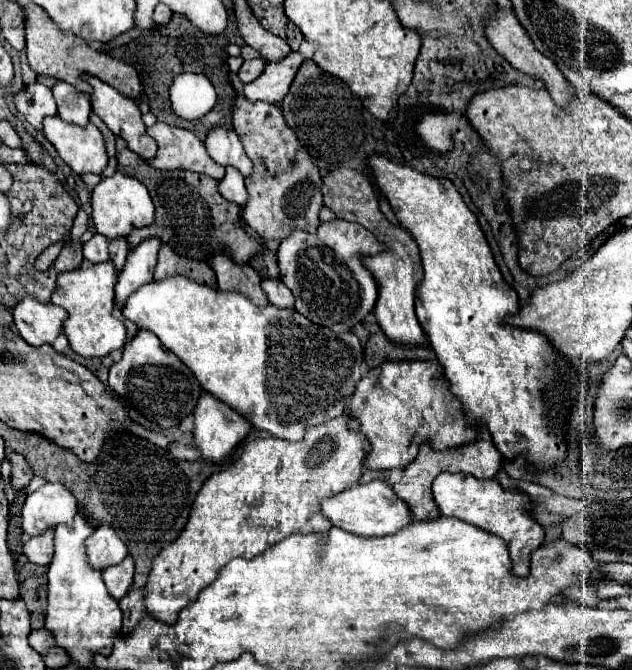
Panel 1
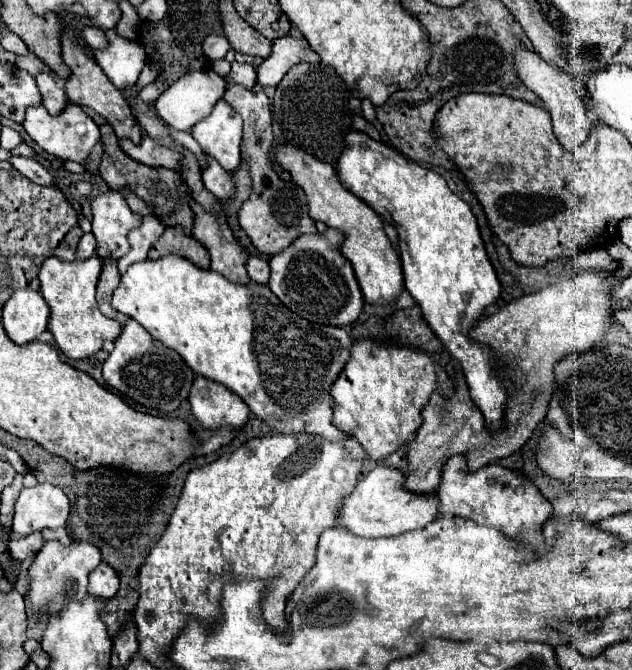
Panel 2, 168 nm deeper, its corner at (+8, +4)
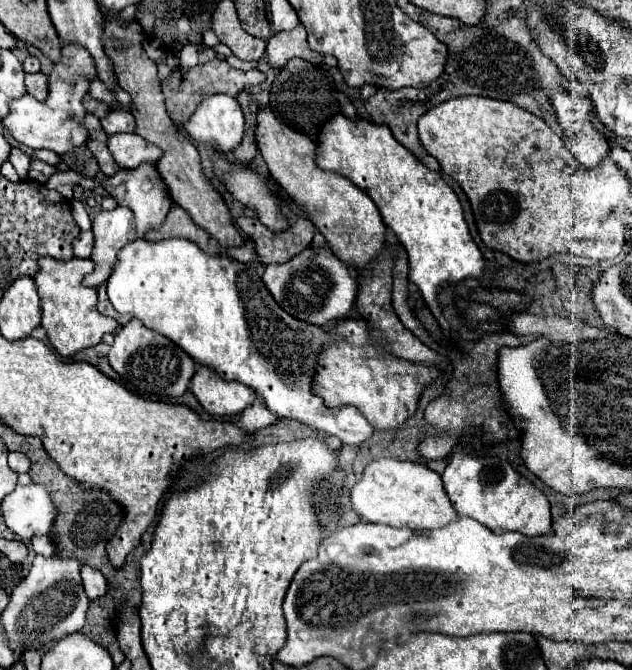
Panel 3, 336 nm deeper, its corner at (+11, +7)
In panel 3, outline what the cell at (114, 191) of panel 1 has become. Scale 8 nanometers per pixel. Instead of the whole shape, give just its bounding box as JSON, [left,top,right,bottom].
[83,207,137,287]

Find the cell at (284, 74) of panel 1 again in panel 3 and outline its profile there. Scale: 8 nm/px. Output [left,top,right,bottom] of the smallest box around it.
[267,25,323,67]

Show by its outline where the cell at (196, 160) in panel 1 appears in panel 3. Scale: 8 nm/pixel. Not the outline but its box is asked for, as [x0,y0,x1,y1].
[109,133,163,169]

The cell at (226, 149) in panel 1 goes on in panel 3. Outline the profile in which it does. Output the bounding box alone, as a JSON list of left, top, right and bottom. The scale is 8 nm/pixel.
[183,95,245,153]

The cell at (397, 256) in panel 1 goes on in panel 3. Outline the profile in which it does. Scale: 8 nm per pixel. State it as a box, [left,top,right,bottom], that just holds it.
[257,107,385,267]

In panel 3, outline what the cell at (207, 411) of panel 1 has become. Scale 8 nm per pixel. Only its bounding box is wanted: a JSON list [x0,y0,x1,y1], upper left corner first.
[191,367,255,415]

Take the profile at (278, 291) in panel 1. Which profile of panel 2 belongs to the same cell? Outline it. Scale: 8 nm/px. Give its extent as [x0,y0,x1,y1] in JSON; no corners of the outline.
[246,256,270,284]

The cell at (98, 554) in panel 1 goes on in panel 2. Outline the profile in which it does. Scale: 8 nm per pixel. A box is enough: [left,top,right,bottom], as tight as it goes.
[28,540,102,616]

